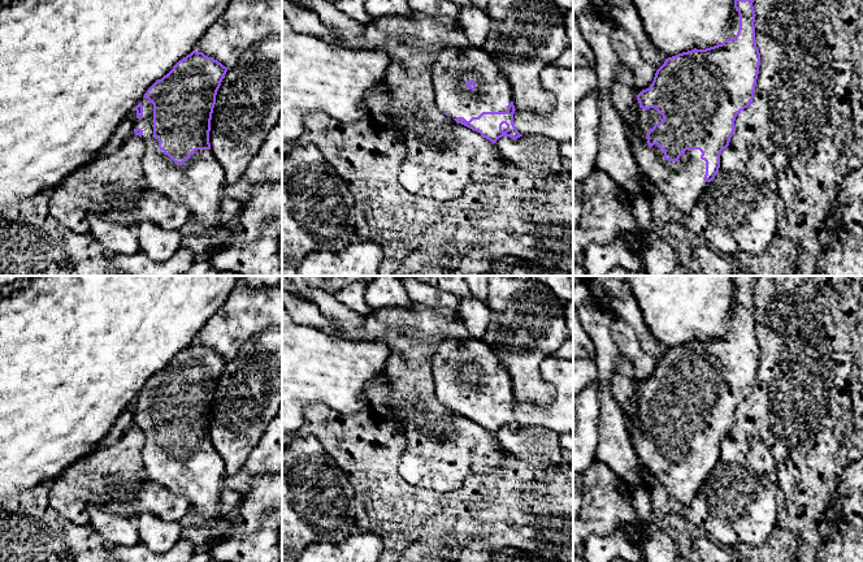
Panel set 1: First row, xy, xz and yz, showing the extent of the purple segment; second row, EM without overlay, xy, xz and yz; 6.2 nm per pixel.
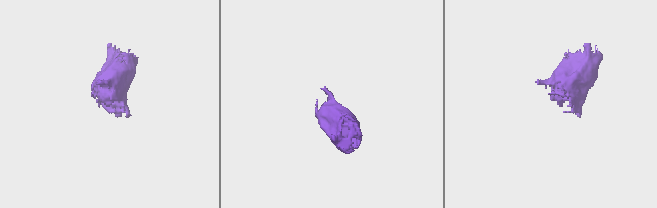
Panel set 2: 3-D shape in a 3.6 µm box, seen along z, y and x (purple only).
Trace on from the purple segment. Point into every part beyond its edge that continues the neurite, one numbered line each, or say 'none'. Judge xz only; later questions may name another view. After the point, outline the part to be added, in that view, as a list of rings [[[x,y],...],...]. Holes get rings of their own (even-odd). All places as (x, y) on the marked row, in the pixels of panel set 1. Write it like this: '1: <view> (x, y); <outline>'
1: xz (454, 66); [[[448,47],[433,66],[435,104],[451,118],[469,121],[482,112],[506,112],[513,101],[509,81],[502,68],[483,51]]]

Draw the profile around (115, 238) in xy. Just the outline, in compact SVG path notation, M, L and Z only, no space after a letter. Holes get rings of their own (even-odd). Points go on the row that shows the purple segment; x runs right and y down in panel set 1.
M95 211L88 212L90 234L101 245L108 255L138 252L139 241L134 226L100 217Z

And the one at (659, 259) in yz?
M620 232L619 237L626 245L636 248L643 260L646 276L669 276L680 264L672 246L669 246L656 232L643 239L637 239L632 234Z

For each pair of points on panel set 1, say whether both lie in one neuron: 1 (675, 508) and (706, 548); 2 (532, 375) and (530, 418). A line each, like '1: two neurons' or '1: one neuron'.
1: two neurons
2: two neurons

